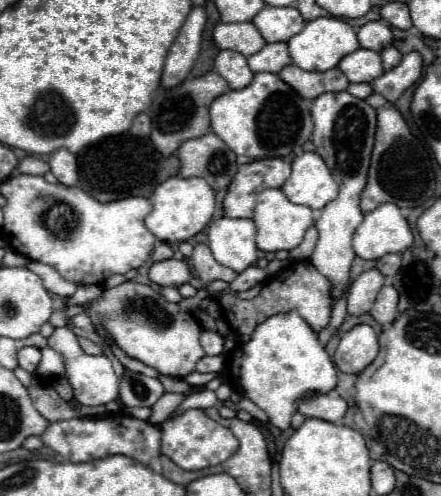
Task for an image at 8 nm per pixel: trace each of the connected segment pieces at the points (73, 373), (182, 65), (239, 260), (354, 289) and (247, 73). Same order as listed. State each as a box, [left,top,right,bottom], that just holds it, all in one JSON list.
[[49,327,119,405],[161,7,205,89],[209,217,259,273],[347,269,383,315],[215,51,253,89]]

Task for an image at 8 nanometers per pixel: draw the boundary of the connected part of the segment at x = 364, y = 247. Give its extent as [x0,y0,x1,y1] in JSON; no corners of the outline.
[353,203,413,259]

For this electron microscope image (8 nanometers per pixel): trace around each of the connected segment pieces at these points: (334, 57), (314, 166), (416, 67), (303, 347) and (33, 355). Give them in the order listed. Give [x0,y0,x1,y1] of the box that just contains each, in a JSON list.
[[287,17,359,71],[281,151,339,209],[371,51,423,103],[229,311,337,429],[17,347,41,373]]

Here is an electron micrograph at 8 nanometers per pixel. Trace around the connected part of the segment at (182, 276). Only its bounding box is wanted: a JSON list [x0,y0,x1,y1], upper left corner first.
[149,259,191,287]

